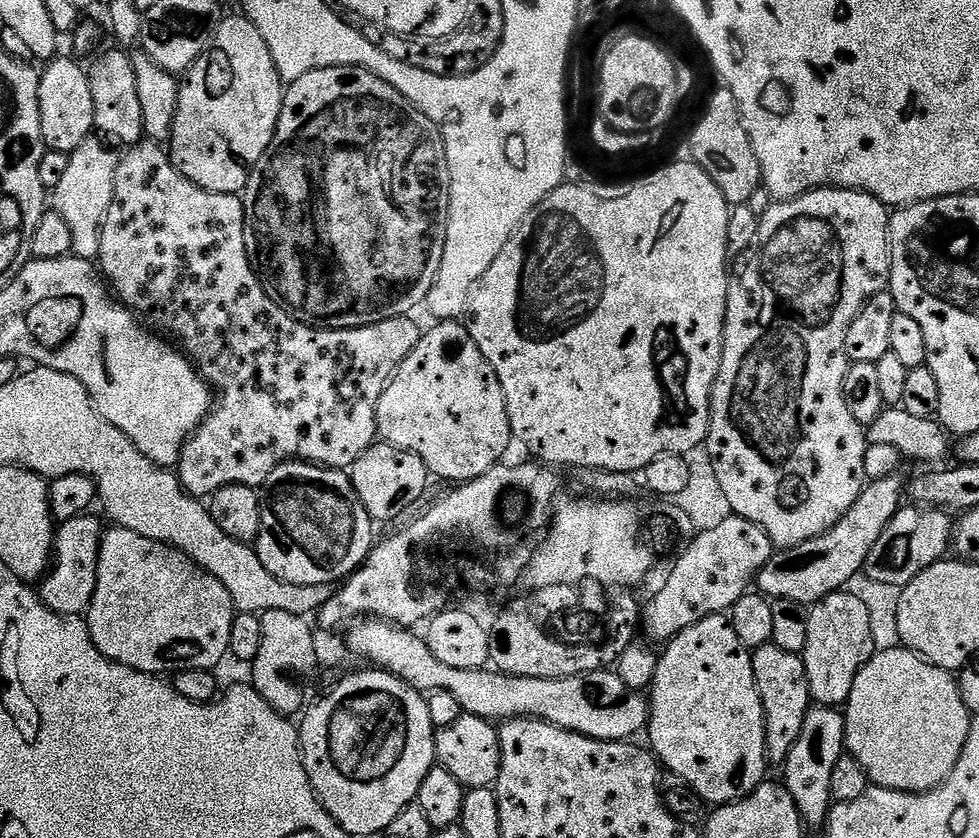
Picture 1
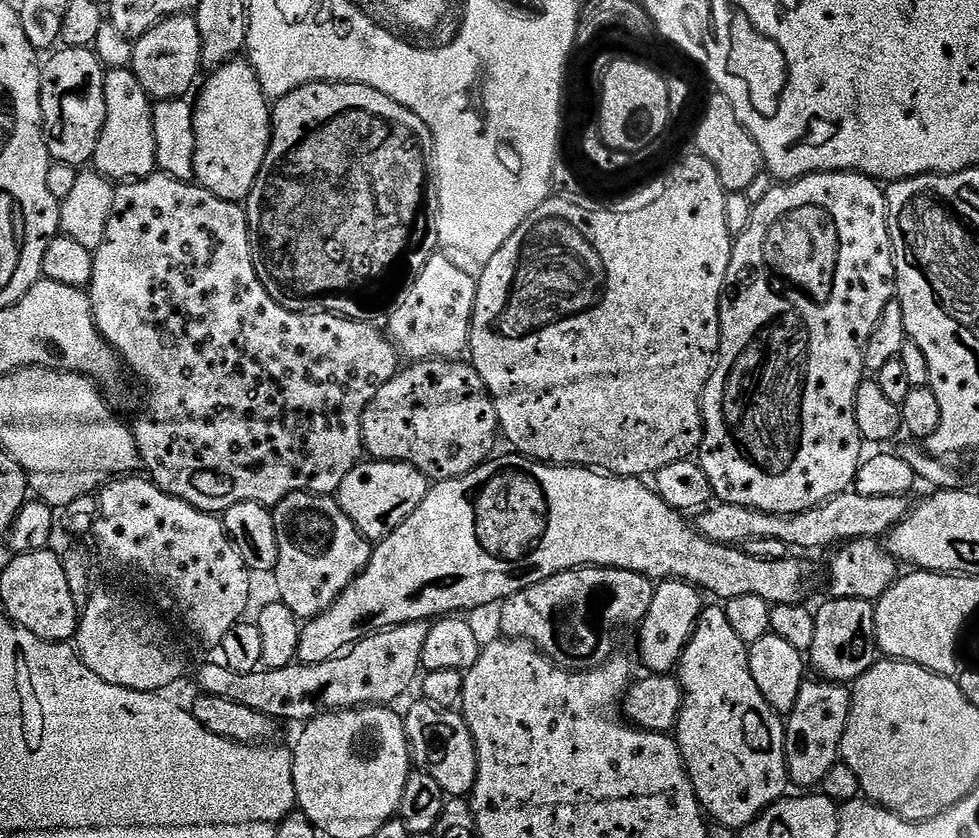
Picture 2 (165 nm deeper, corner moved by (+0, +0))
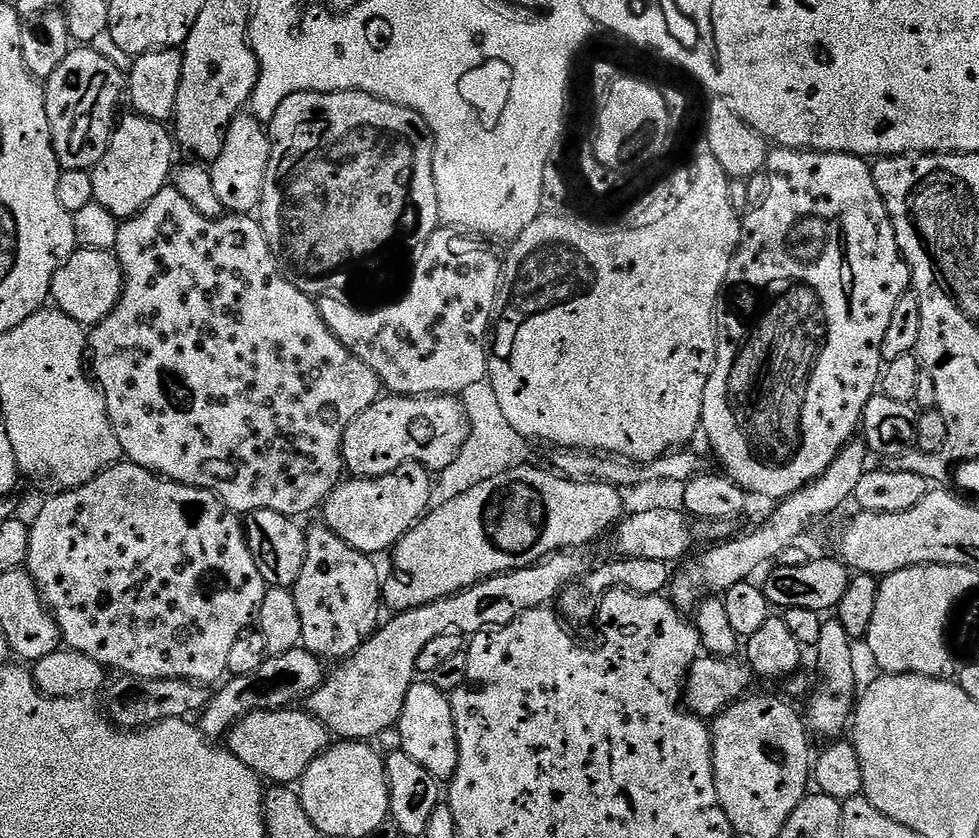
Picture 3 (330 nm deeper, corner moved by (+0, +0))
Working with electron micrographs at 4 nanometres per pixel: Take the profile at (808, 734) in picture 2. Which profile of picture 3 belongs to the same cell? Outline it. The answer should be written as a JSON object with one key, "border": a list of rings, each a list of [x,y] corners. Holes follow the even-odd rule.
{"border":[[[835,618],[825,619],[822,626],[822,635],[818,637],[818,642],[814,645],[816,660],[820,663],[820,681],[816,684],[816,689],[807,697],[808,716],[806,712],[806,724],[813,733],[821,732],[824,738],[840,738],[845,735],[850,721],[854,715],[854,709],[858,699],[858,687],[856,688],[856,660],[852,657],[854,641],[842,630],[842,622]]]}

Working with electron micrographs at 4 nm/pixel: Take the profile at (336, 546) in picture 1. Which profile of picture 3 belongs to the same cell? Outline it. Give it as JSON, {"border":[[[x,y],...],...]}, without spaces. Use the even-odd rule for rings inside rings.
{"border":[[[326,526],[319,527],[307,529],[304,537],[306,558],[302,562],[302,574],[298,574],[298,582],[291,589],[291,594],[294,602],[298,602],[298,618],[302,618],[300,639],[304,649],[319,656],[321,661],[339,662],[353,656],[377,627],[376,611],[382,608],[382,576],[376,573],[377,561],[373,557],[354,550],[354,546],[342,542],[342,538]]]}

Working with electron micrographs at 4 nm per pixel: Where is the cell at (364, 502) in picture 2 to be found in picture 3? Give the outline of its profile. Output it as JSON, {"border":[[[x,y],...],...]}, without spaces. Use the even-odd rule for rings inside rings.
{"border":[[[406,462],[390,474],[345,479],[337,484],[322,505],[323,523],[334,534],[338,534],[342,542],[354,546],[354,550],[370,557],[375,557],[376,552],[387,553],[395,549],[396,543],[422,517],[428,515],[432,508],[431,478],[432,473],[418,462]]]}

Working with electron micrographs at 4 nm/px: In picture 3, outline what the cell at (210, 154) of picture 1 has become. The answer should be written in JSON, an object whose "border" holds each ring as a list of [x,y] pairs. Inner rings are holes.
{"border":[[[241,114],[233,120],[224,136],[222,154],[218,154],[218,158],[210,164],[218,202],[222,202],[222,206],[229,213],[252,214],[259,209],[271,149],[272,144],[268,140],[265,125],[255,116]]]}

